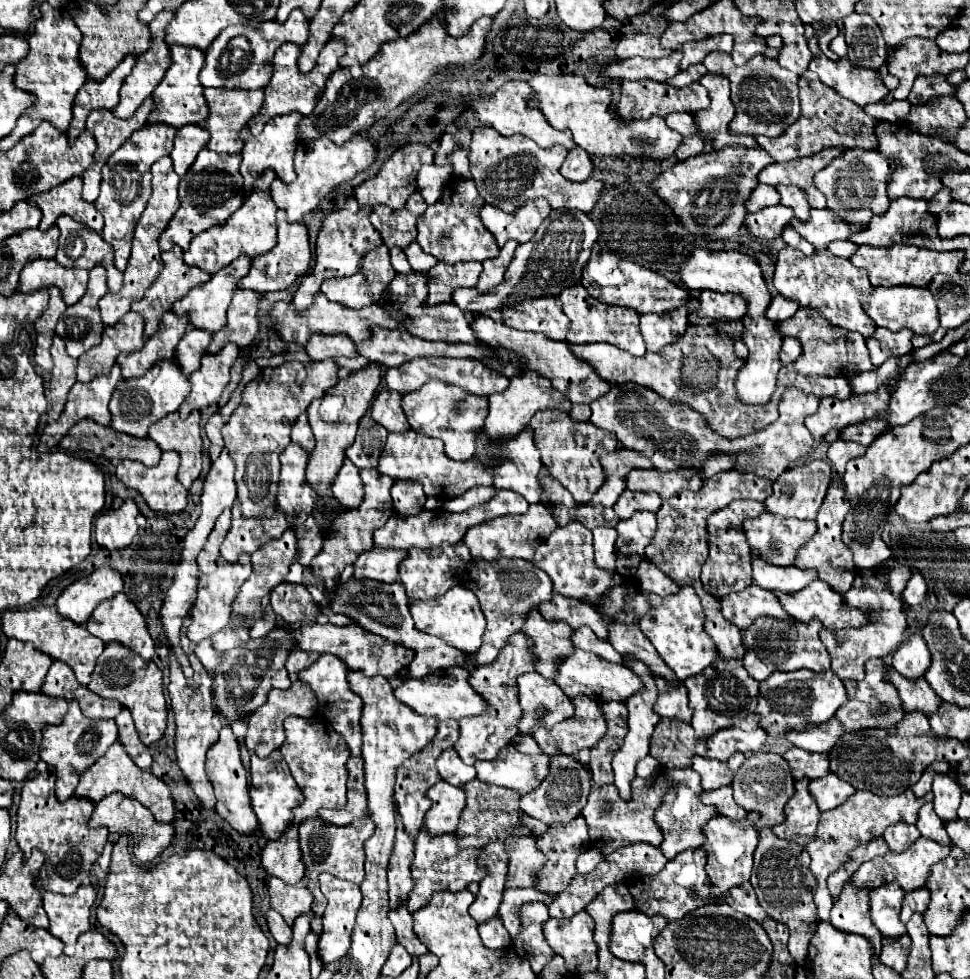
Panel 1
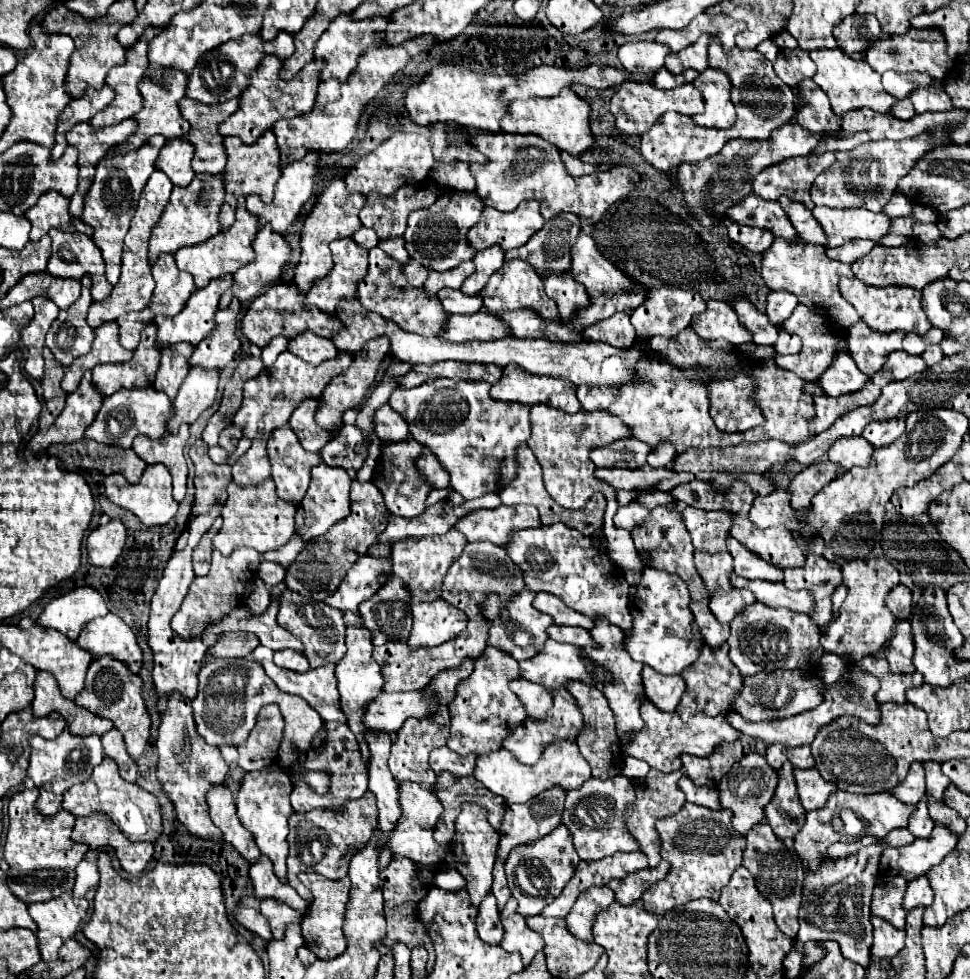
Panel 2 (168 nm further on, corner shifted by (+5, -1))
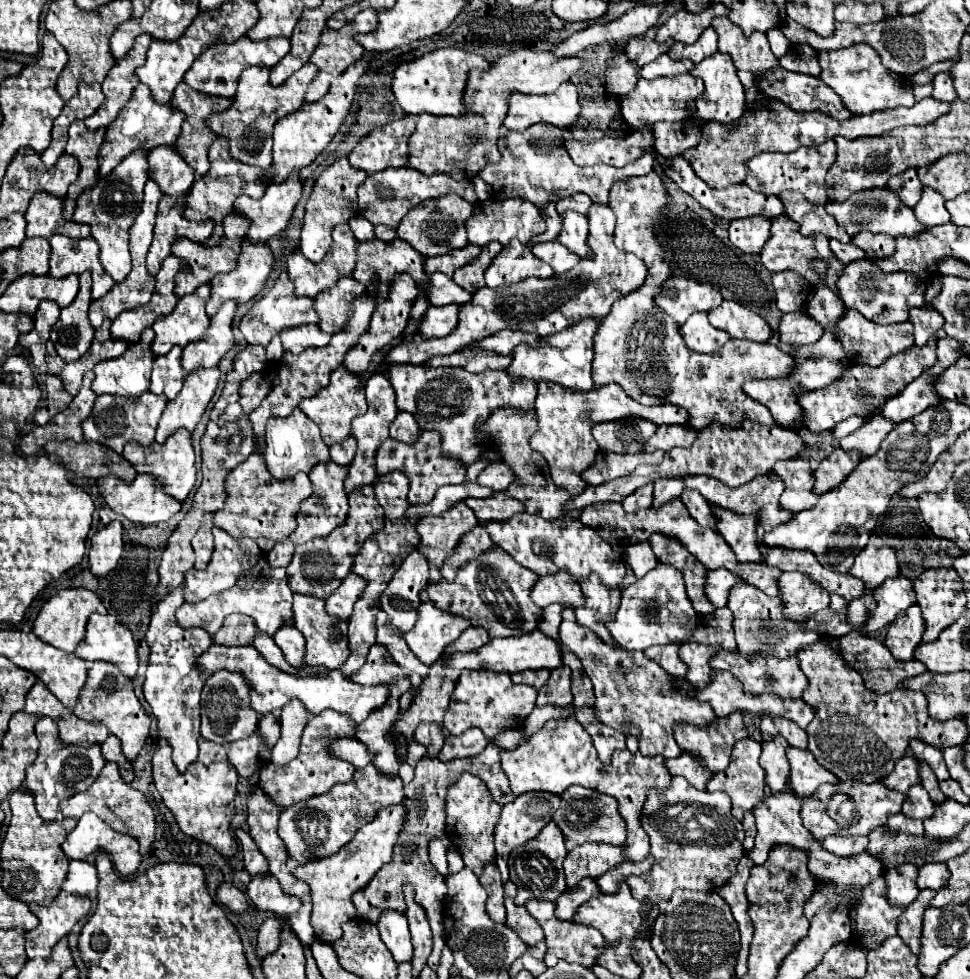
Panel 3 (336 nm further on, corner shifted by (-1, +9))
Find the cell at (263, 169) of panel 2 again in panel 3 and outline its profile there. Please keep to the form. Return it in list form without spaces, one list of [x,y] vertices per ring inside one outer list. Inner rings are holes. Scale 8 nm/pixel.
[[[222,141],[212,143],[212,147],[208,151],[208,161],[210,161],[210,169],[194,181],[192,189],[186,195],[184,219],[192,219],[198,223],[200,221],[214,221],[212,237],[202,243],[204,247],[214,247],[222,239],[222,219],[226,217],[226,213],[230,213],[232,201],[240,195],[248,195],[252,199],[260,199],[260,195],[264,195],[264,183],[260,183],[260,179],[258,179],[258,175],[264,173],[264,169],[248,167],[244,163],[236,163],[234,159],[228,157],[226,151],[222,151]]]

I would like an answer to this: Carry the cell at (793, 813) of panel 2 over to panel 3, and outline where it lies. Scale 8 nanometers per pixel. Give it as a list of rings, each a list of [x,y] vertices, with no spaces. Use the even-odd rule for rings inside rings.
[[[782,735],[772,737],[770,741],[762,741],[760,765],[766,771],[766,785],[770,791],[788,791],[788,759],[784,755],[788,743]]]

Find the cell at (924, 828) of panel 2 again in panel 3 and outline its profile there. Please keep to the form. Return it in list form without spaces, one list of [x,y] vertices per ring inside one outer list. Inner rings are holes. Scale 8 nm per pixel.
[[[912,785],[906,793],[906,801],[902,805],[902,813],[908,815],[910,819],[928,819],[934,811],[934,803],[930,795],[924,791],[920,785]]]

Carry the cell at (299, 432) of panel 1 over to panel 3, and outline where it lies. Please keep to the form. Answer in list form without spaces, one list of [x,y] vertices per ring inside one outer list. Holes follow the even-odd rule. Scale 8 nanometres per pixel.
[[[338,367],[338,369],[332,371],[328,387],[324,387],[324,391],[318,391],[312,399],[304,399],[304,403],[300,403],[300,409],[320,427],[322,439],[328,447],[342,443],[352,433],[350,421],[354,417],[366,413],[366,409],[368,409],[368,403],[366,403],[366,397],[364,397],[364,383],[358,379],[356,373],[348,371],[346,367]]]

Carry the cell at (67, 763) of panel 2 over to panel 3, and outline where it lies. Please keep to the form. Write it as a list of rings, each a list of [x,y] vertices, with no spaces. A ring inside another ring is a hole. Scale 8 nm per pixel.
[[[40,717],[36,721],[34,733],[40,741],[40,749],[38,749],[36,761],[26,771],[24,785],[34,795],[38,815],[44,821],[54,821],[54,819],[58,819],[60,801],[64,801],[80,791],[86,791],[94,783],[98,773],[102,771],[104,759],[100,753],[100,745],[96,745],[96,747],[64,747],[62,743],[56,743],[56,723],[52,723],[52,719]]]

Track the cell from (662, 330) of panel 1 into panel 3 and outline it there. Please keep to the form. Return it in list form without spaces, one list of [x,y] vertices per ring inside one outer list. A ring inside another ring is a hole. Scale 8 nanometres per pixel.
[[[684,277],[668,279],[668,283],[664,283],[664,291],[656,297],[656,305],[672,315],[680,325],[686,323],[694,311],[710,311],[722,301],[724,297],[720,289]]]

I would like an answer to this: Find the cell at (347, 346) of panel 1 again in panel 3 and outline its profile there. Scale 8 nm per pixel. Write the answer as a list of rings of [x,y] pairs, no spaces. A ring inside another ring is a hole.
[[[300,325],[290,327],[280,333],[284,351],[300,353],[308,347],[326,347],[330,343],[330,335],[324,335],[318,325]]]

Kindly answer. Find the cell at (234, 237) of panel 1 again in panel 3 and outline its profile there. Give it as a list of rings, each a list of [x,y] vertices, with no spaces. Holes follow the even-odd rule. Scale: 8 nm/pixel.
[[[230,215],[230,217],[224,219],[224,237],[222,237],[220,245],[214,247],[214,249],[206,249],[206,247],[198,245],[198,243],[192,243],[192,241],[188,241],[188,239],[176,239],[176,241],[172,243],[172,255],[178,257],[178,259],[182,259],[182,261],[186,261],[186,265],[188,265],[186,271],[180,269],[180,271],[176,273],[176,289],[174,289],[174,291],[176,291],[176,297],[190,295],[190,293],[194,293],[200,285],[210,283],[214,275],[232,271],[232,267],[236,267],[236,257],[238,257],[238,253],[240,253],[240,241],[244,239],[246,231],[248,231],[248,221],[246,221],[246,219],[240,219],[240,215]]]

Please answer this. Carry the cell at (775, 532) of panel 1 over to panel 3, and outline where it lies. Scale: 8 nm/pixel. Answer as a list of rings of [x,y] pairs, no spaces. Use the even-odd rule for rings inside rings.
[[[806,459],[780,461],[772,467],[772,473],[788,483],[782,493],[784,509],[790,509],[790,513],[800,513],[816,505],[818,495],[814,493],[814,475]]]

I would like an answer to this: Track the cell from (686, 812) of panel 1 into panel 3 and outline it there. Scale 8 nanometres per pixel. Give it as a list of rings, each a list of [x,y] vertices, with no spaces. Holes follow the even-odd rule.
[[[570,719],[548,721],[544,727],[534,733],[528,741],[524,741],[514,751],[502,753],[502,769],[510,779],[510,789],[514,795],[522,795],[528,791],[546,791],[552,795],[562,795],[562,791],[570,783],[578,783],[586,789],[592,789],[602,795],[610,795],[618,801],[618,811],[626,821],[626,843],[624,843],[624,859],[640,861],[650,855],[648,851],[648,835],[640,827],[640,811],[646,799],[648,789],[652,787],[668,787],[668,769],[664,767],[664,759],[646,757],[642,753],[630,753],[628,749],[616,751],[610,763],[602,763],[592,745],[592,737],[582,729],[582,725]]]

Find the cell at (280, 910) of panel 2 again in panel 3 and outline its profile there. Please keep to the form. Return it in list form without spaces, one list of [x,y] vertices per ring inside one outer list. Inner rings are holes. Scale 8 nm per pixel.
[[[270,917],[262,923],[260,931],[258,931],[258,939],[256,939],[256,957],[258,961],[264,961],[270,953],[274,953],[278,949],[280,943],[280,923],[276,917]]]

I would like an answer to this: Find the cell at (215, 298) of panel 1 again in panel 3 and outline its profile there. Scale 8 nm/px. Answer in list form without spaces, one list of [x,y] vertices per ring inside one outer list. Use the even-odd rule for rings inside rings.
[[[196,293],[182,297],[176,303],[176,309],[172,311],[172,315],[158,319],[154,323],[154,343],[152,353],[154,355],[166,355],[174,345],[188,345],[196,339],[202,337],[202,333],[208,329],[210,317],[204,311],[206,301],[198,299]]]

